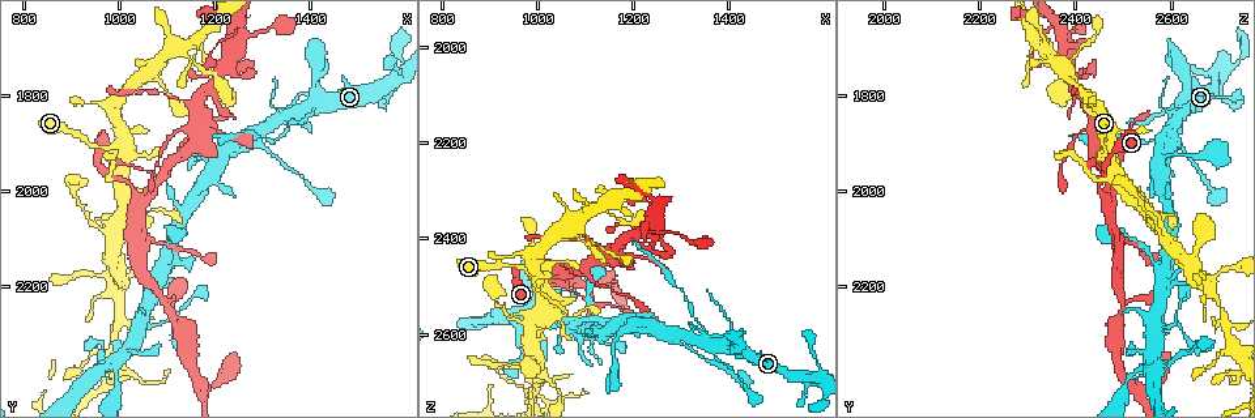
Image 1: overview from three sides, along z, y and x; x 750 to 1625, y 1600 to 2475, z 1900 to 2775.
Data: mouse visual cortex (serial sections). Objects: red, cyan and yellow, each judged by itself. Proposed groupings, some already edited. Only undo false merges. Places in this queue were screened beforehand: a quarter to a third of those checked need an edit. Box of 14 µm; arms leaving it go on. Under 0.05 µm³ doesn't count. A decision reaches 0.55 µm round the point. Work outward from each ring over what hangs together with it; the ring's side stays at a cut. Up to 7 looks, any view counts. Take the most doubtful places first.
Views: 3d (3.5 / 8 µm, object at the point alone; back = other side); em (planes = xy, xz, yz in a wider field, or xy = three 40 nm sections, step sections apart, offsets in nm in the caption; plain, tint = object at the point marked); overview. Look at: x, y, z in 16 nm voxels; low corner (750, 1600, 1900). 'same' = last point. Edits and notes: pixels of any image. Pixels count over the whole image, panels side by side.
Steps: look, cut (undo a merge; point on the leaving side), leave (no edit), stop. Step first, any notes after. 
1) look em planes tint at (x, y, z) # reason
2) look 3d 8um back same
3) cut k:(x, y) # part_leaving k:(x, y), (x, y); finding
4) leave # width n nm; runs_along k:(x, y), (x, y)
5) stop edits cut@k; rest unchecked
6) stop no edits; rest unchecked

look 3d 3.5um at (1090, 1970, 2470) # sudden change in width

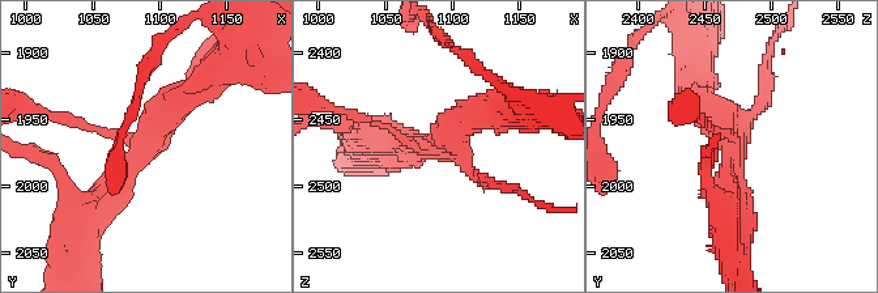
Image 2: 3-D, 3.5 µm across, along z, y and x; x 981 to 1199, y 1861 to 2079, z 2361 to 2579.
look em xy step 3 plain at (1092, 1964, 2468) # need the tissue

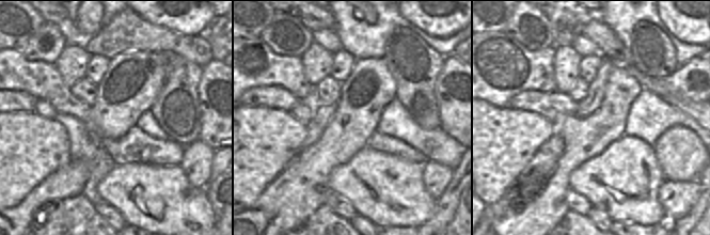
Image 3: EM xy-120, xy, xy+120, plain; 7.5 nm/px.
look em xy step 3 tint same # with the object marked

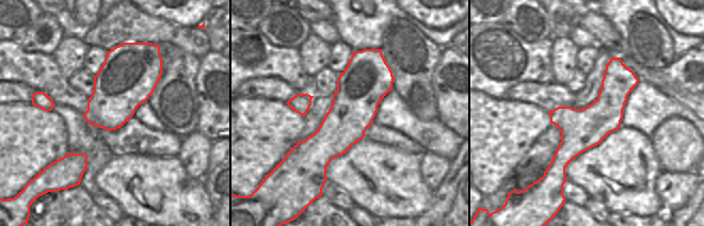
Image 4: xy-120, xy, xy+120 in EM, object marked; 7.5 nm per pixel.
leave # runs_along 2:(90, 199), (207, 79); continuous, no second cell

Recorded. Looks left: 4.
look 3d 3.5um at (1340, 1840, 2620) # four or more arms meet

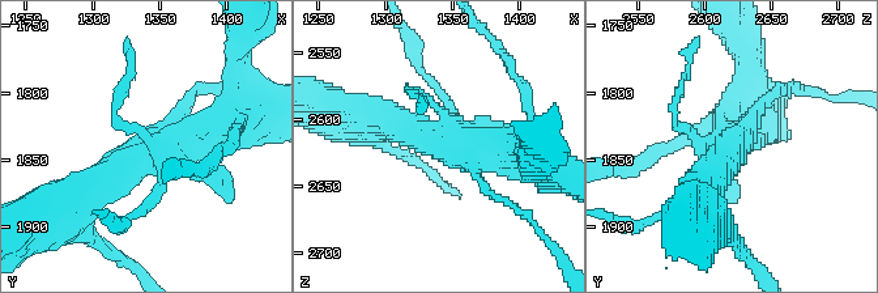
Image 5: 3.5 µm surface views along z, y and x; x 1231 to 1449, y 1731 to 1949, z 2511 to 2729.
look em planes tint at (1342, 1844, 2618) # shape alone is not enough

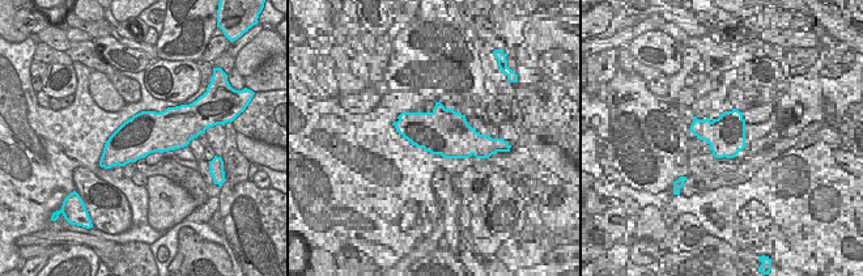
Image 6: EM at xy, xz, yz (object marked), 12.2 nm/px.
cut 5:(143, 208) # a second cell is stuck on

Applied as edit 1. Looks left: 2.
stop edits cut@5; rest unchecked

